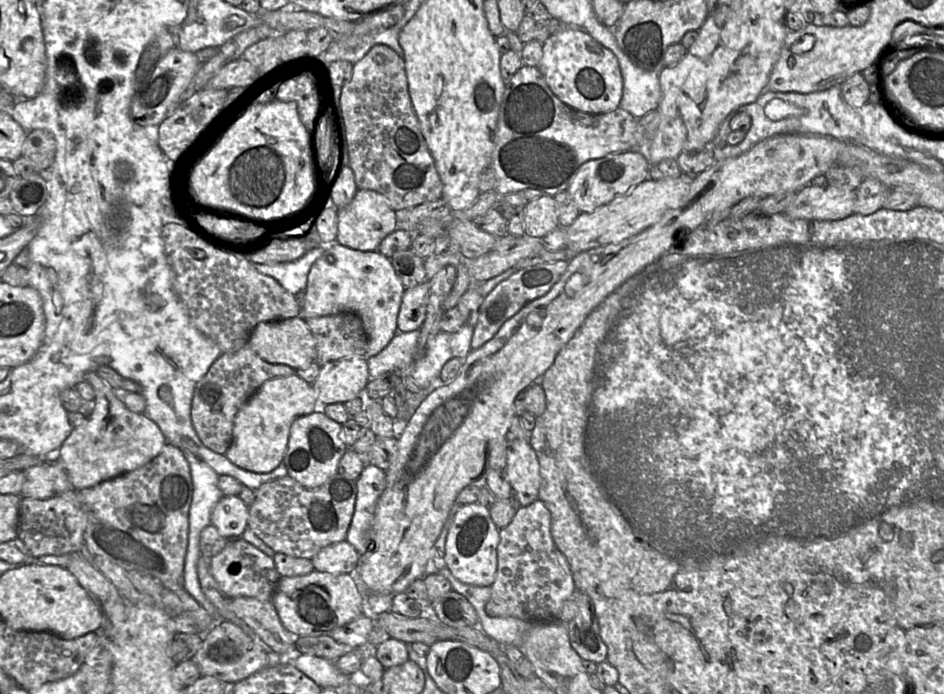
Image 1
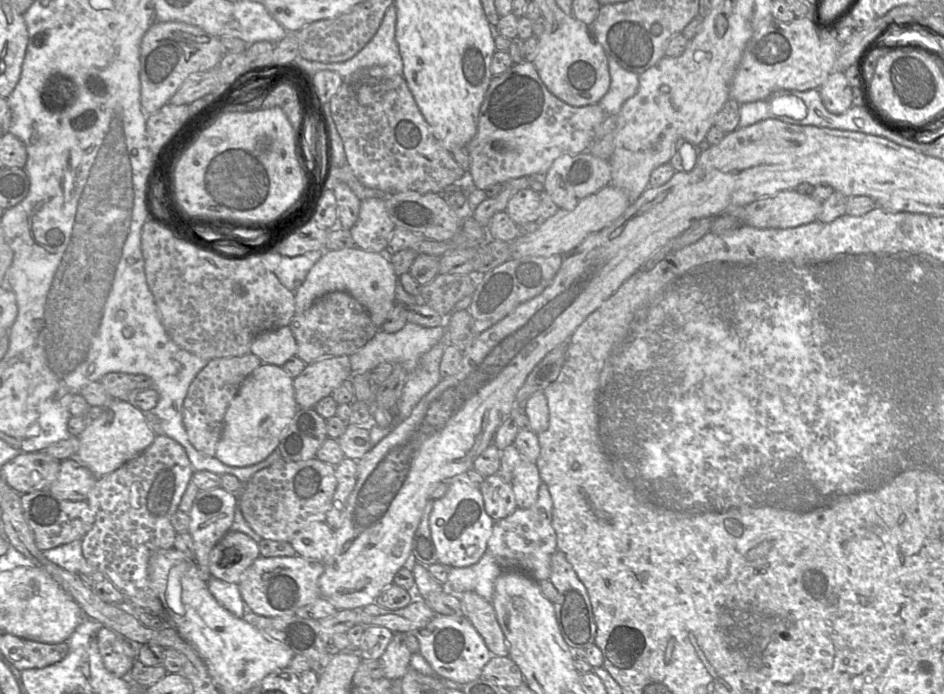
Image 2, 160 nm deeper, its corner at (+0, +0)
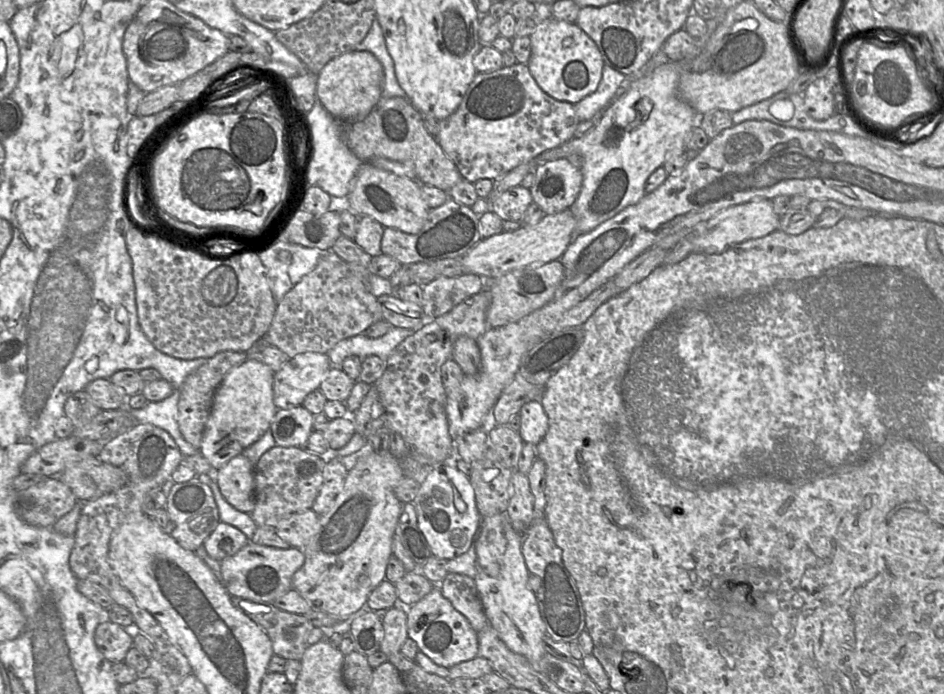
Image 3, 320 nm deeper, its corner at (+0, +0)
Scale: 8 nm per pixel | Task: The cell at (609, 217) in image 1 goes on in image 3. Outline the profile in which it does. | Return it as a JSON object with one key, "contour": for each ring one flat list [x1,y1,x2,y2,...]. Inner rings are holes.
{"contour":[[569,208,556,214,545,215,537,224,523,225,516,231,503,231,481,239,462,256,464,274,475,274,484,279,497,279,509,271,524,266,560,259,576,235,576,219]]}

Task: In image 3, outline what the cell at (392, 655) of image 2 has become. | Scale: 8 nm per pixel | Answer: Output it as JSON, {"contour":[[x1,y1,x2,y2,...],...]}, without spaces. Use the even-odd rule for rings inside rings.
{"contour":[[396,605,381,614,384,628,384,638,380,650,387,657,399,653,404,642,408,639,407,610]]}

